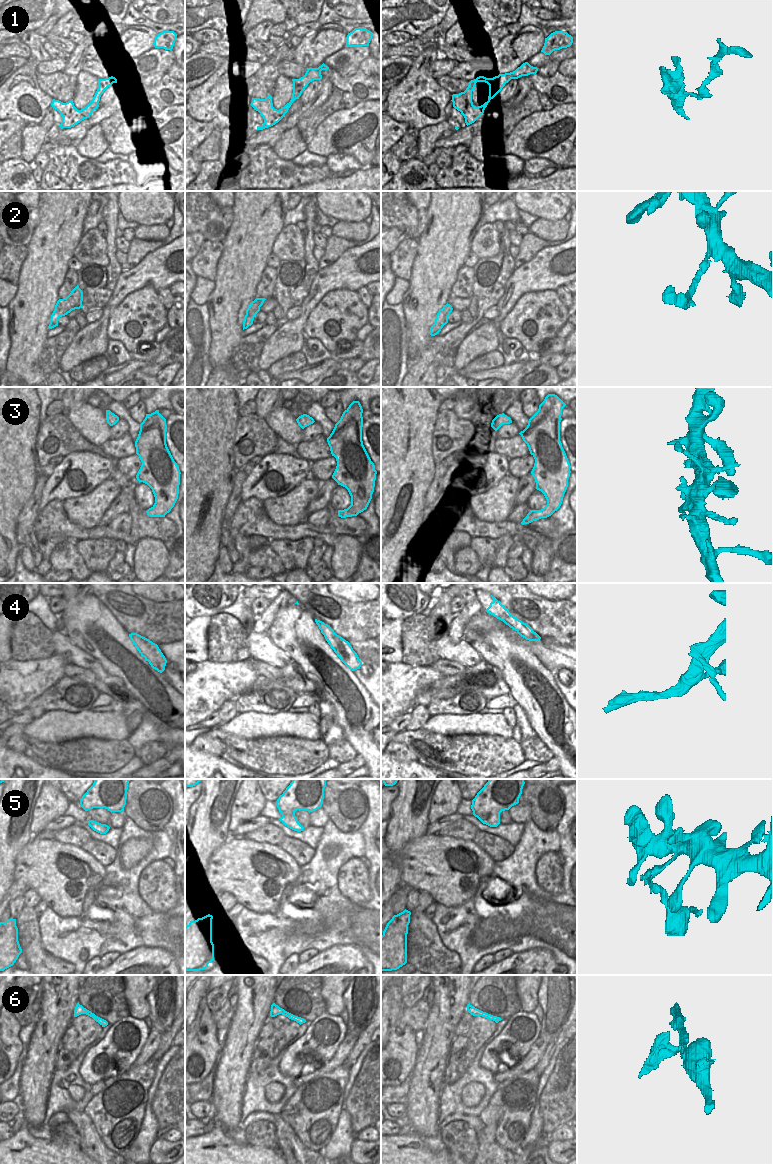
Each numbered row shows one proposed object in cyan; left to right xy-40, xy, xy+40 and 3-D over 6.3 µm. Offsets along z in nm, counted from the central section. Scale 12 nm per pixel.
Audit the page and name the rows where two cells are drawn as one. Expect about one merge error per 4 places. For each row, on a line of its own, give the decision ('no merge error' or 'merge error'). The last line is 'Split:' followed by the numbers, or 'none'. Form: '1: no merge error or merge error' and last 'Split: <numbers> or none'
1: merge error
2: no merge error
3: no merge error
4: merge error
5: merge error
6: no merge error
Split: 1, 4, 5

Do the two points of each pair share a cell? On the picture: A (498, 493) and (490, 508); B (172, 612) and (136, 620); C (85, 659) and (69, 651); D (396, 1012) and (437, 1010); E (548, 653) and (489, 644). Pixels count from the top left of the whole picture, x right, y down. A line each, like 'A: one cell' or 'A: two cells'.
A: one cell
B: one cell
C: one cell
D: two cells
E: two cells

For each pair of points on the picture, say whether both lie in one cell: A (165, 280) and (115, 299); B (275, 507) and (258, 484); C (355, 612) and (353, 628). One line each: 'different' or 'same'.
A: same
B: different
C: same

